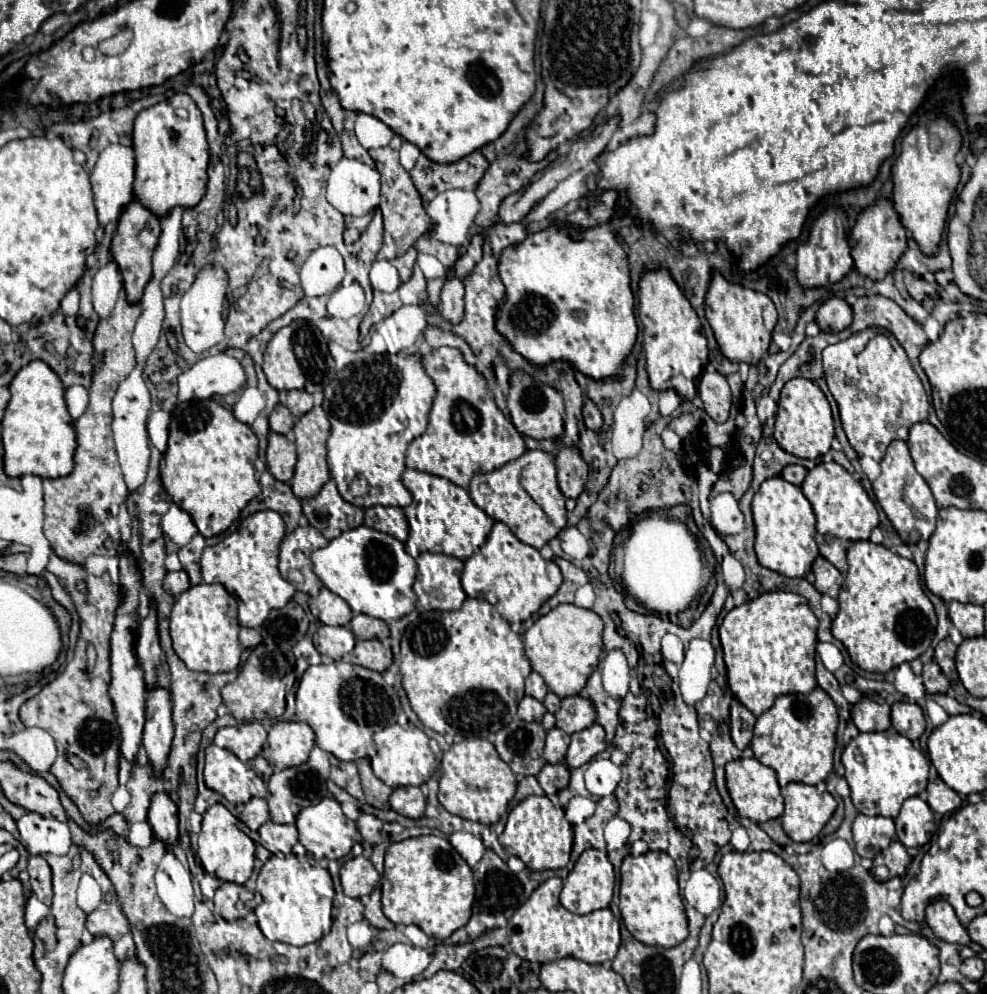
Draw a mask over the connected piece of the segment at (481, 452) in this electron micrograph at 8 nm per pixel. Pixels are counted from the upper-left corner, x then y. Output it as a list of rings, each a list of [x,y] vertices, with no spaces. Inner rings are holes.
[[[451,347],[423,353],[423,367],[437,387],[437,397],[429,413],[427,431],[413,439],[407,449],[407,467],[431,473],[467,489],[477,473],[491,473],[505,463],[519,459],[527,449],[521,433],[497,409],[485,379],[463,361]]]

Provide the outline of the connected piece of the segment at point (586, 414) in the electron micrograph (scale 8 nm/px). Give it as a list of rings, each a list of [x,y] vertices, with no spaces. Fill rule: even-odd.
[[[585,399],[585,405],[583,405],[583,419],[585,419],[585,425],[587,425],[587,429],[591,429],[591,431],[601,431],[601,425],[603,425],[603,417],[601,417],[601,413],[599,413],[599,409],[595,407],[595,403],[593,401],[589,401],[589,399]]]

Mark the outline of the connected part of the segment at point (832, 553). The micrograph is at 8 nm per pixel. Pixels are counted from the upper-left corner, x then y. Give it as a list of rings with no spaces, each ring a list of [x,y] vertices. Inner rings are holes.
[[[835,461],[817,463],[807,473],[801,489],[803,489],[803,495],[809,499],[809,503],[813,505],[813,511],[817,517],[815,541],[817,541],[819,553],[845,575],[845,571],[849,567],[847,559],[845,559],[849,545],[855,541],[867,541],[871,531],[879,525],[879,513],[877,513],[875,503],[869,499],[869,495],[861,487],[861,483]]]

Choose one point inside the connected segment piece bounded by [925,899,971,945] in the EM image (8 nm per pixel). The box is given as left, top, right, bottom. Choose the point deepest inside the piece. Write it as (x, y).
(940, 916)

